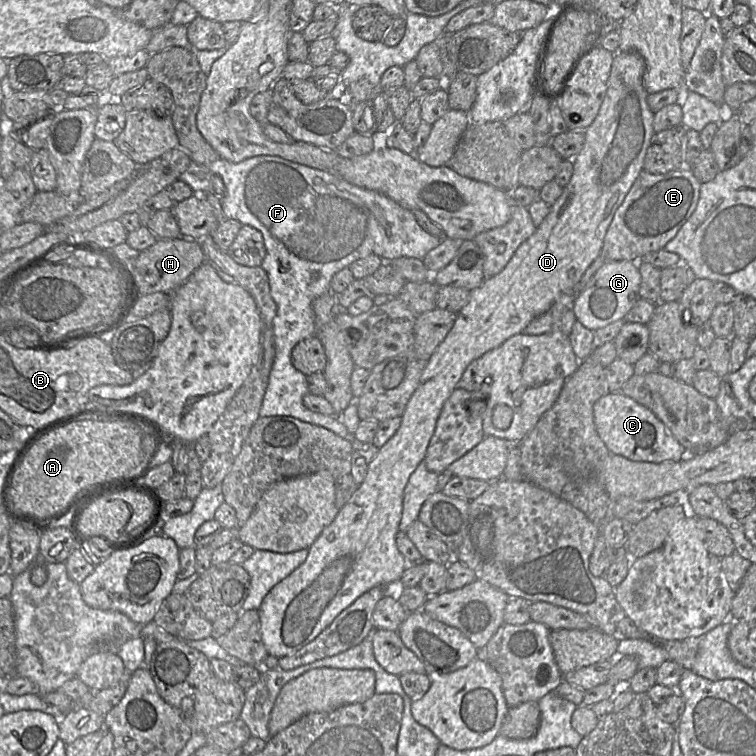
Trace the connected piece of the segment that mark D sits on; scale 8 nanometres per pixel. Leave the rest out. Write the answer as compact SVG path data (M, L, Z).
M620 51L614 53L605 98L600 106L595 120L585 130L584 146L580 153L572 160L574 171L569 183L563 188L562 194L555 201L555 203L550 206L549 214L543 222L537 226L535 232L517 248L503 270L491 278L485 279L479 287L470 290L468 303L457 313L457 318L453 327L426 362L420 378L420 384L406 404L403 414L400 416L401 424L396 433L382 447L379 448L376 457L368 466L367 474L363 482L358 485L357 490L353 493L349 501L339 509L334 520L321 532L314 543L308 548L308 556L306 560L286 578L277 583L264 597L258 609L258 614L260 618L260 632L262 641L269 655L279 659L295 654L302 647L314 640L344 609L350 606L358 597L369 591L371 588L379 585L387 586L388 593L390 593L396 588L396 586L400 585L401 576L406 567L409 565L396 544L396 535L399 532L399 523L402 517L404 489L410 475L425 458L430 439L434 434L436 423L444 402L455 390L462 374L472 361L478 359L486 352L500 346L511 336L522 333L525 327L534 318L545 313L561 294L575 293L575 286L579 283L583 274L592 262L600 255L606 232L613 220L616 210L623 203L633 183L644 168L645 156L654 134L654 113L651 111L647 103L648 92L646 91L643 83L643 76L646 70L645 61L640 54L634 51Z

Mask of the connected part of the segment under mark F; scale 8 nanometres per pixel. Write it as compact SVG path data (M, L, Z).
M260 155L234 163L219 159L209 165L194 162L179 176L195 194L212 192L212 175L222 178L226 191L221 197L225 219L238 220L242 225L249 225L259 230L264 238L266 255L261 267L269 278L271 296L276 304L273 319L275 339L275 358L269 374L260 417L291 416L301 421L322 426L336 435L354 440L354 435L335 416L327 416L307 409L303 397L309 393L307 376L297 370L291 362L291 352L301 340L316 336L315 313L312 301L330 290L330 282L335 273L348 267L352 262L375 254L384 262L400 257L423 259L437 247L442 238L426 232L417 222L414 213L398 204L388 196L374 190L365 189L329 172L299 164L280 156Z

